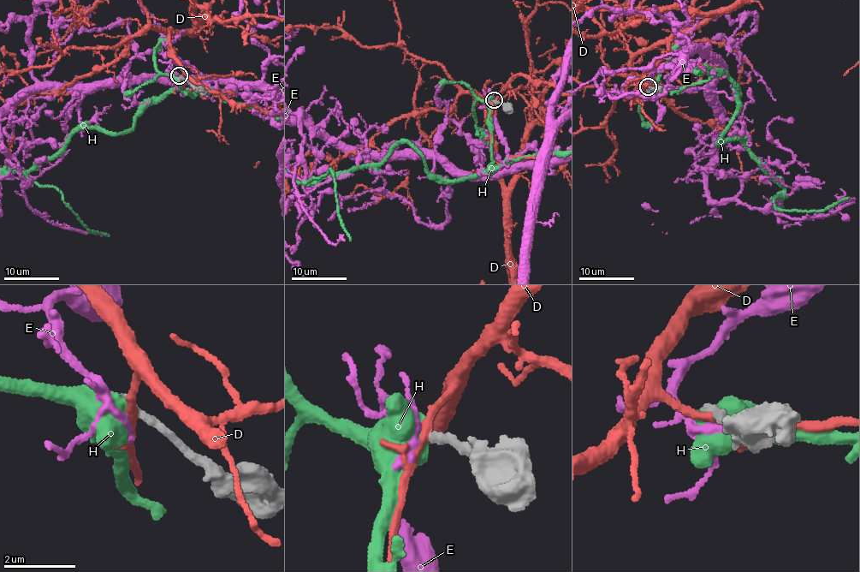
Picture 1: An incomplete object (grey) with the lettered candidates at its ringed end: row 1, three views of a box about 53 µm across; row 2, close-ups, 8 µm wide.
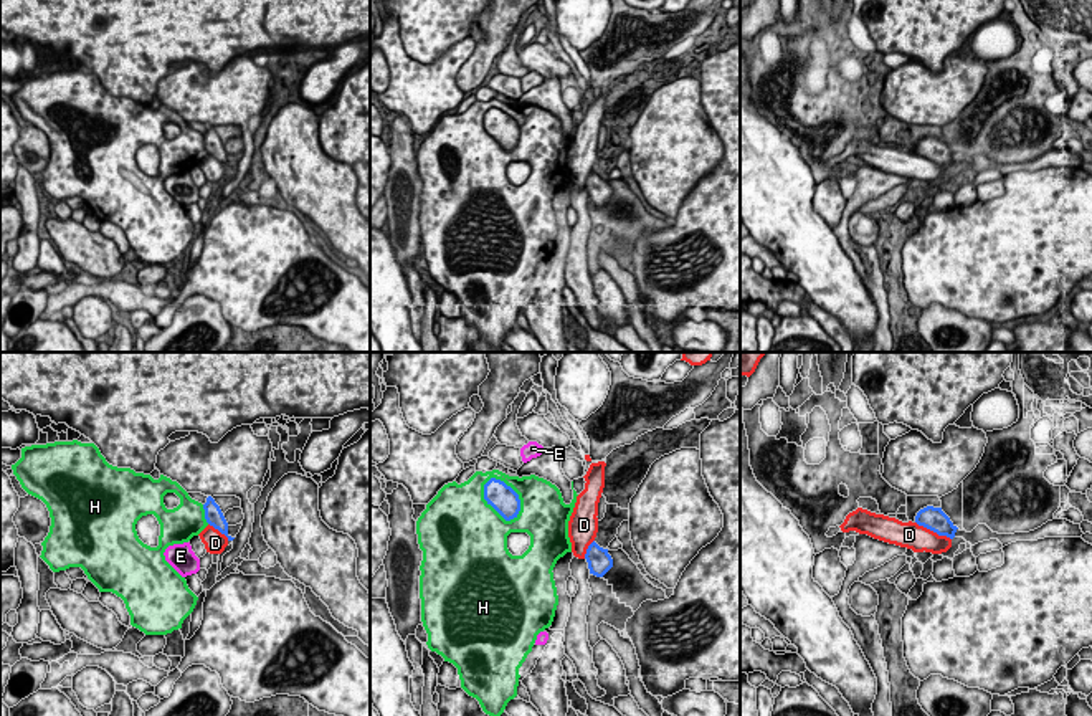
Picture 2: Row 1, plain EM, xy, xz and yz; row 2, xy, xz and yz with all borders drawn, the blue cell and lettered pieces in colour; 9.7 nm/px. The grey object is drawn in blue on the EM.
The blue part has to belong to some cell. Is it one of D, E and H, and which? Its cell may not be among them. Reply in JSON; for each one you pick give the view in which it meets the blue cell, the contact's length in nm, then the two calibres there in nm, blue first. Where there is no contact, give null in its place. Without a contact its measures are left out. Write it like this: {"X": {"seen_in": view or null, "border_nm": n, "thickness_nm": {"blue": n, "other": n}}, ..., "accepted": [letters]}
{"accepted": []}

